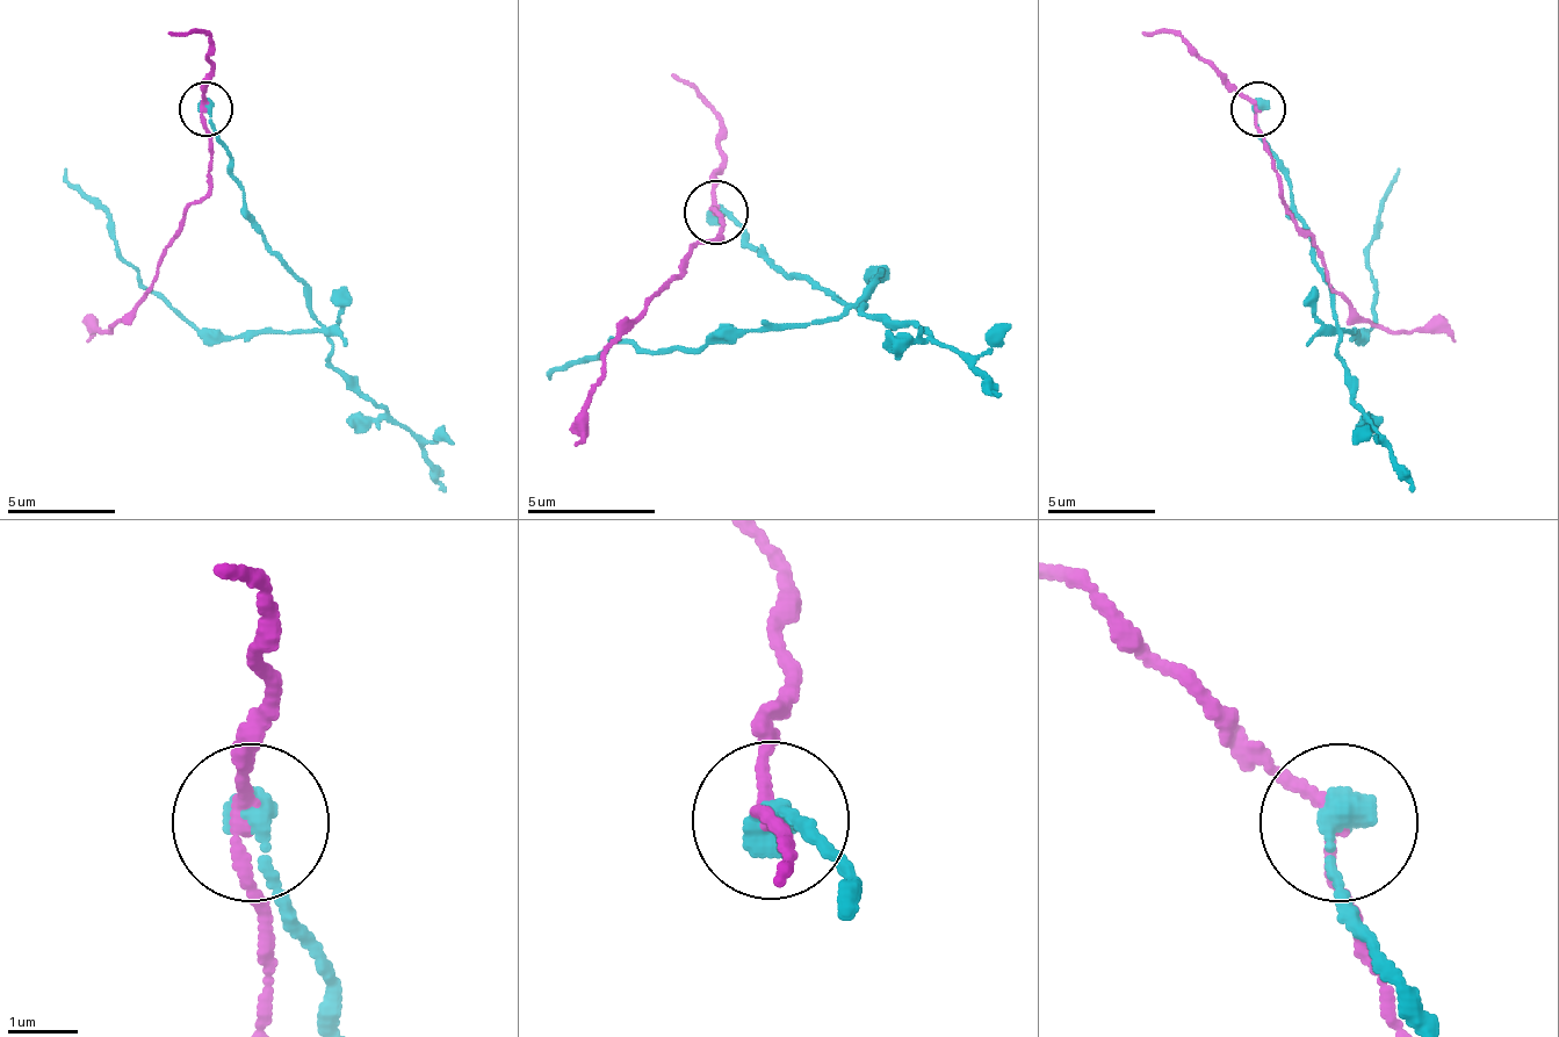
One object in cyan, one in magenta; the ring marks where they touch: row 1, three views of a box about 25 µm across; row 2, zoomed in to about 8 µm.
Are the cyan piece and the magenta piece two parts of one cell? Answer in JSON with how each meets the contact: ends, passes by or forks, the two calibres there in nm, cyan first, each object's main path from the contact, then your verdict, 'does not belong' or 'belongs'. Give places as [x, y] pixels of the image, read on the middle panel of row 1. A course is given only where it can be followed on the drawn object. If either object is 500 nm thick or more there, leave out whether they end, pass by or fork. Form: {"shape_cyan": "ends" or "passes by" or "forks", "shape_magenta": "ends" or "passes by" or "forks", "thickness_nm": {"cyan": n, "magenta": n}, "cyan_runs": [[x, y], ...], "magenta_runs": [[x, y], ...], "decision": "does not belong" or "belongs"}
{"shape_cyan": "ends", "shape_magenta": "passes by", "thickness_nm": {"cyan": 480, "magenta": 170}, "cyan_runs": [[714, 214], [721, 207], [759, 252], [830, 296], [843, 316], [721, 329], [695, 347], [612, 341], [548, 380]], "magenta_runs": [[714, 214], [714, 207], [721, 239], [695, 245], [657, 296], [612, 341], [586, 431], [574, 444]], "decision": "does not belong"}

